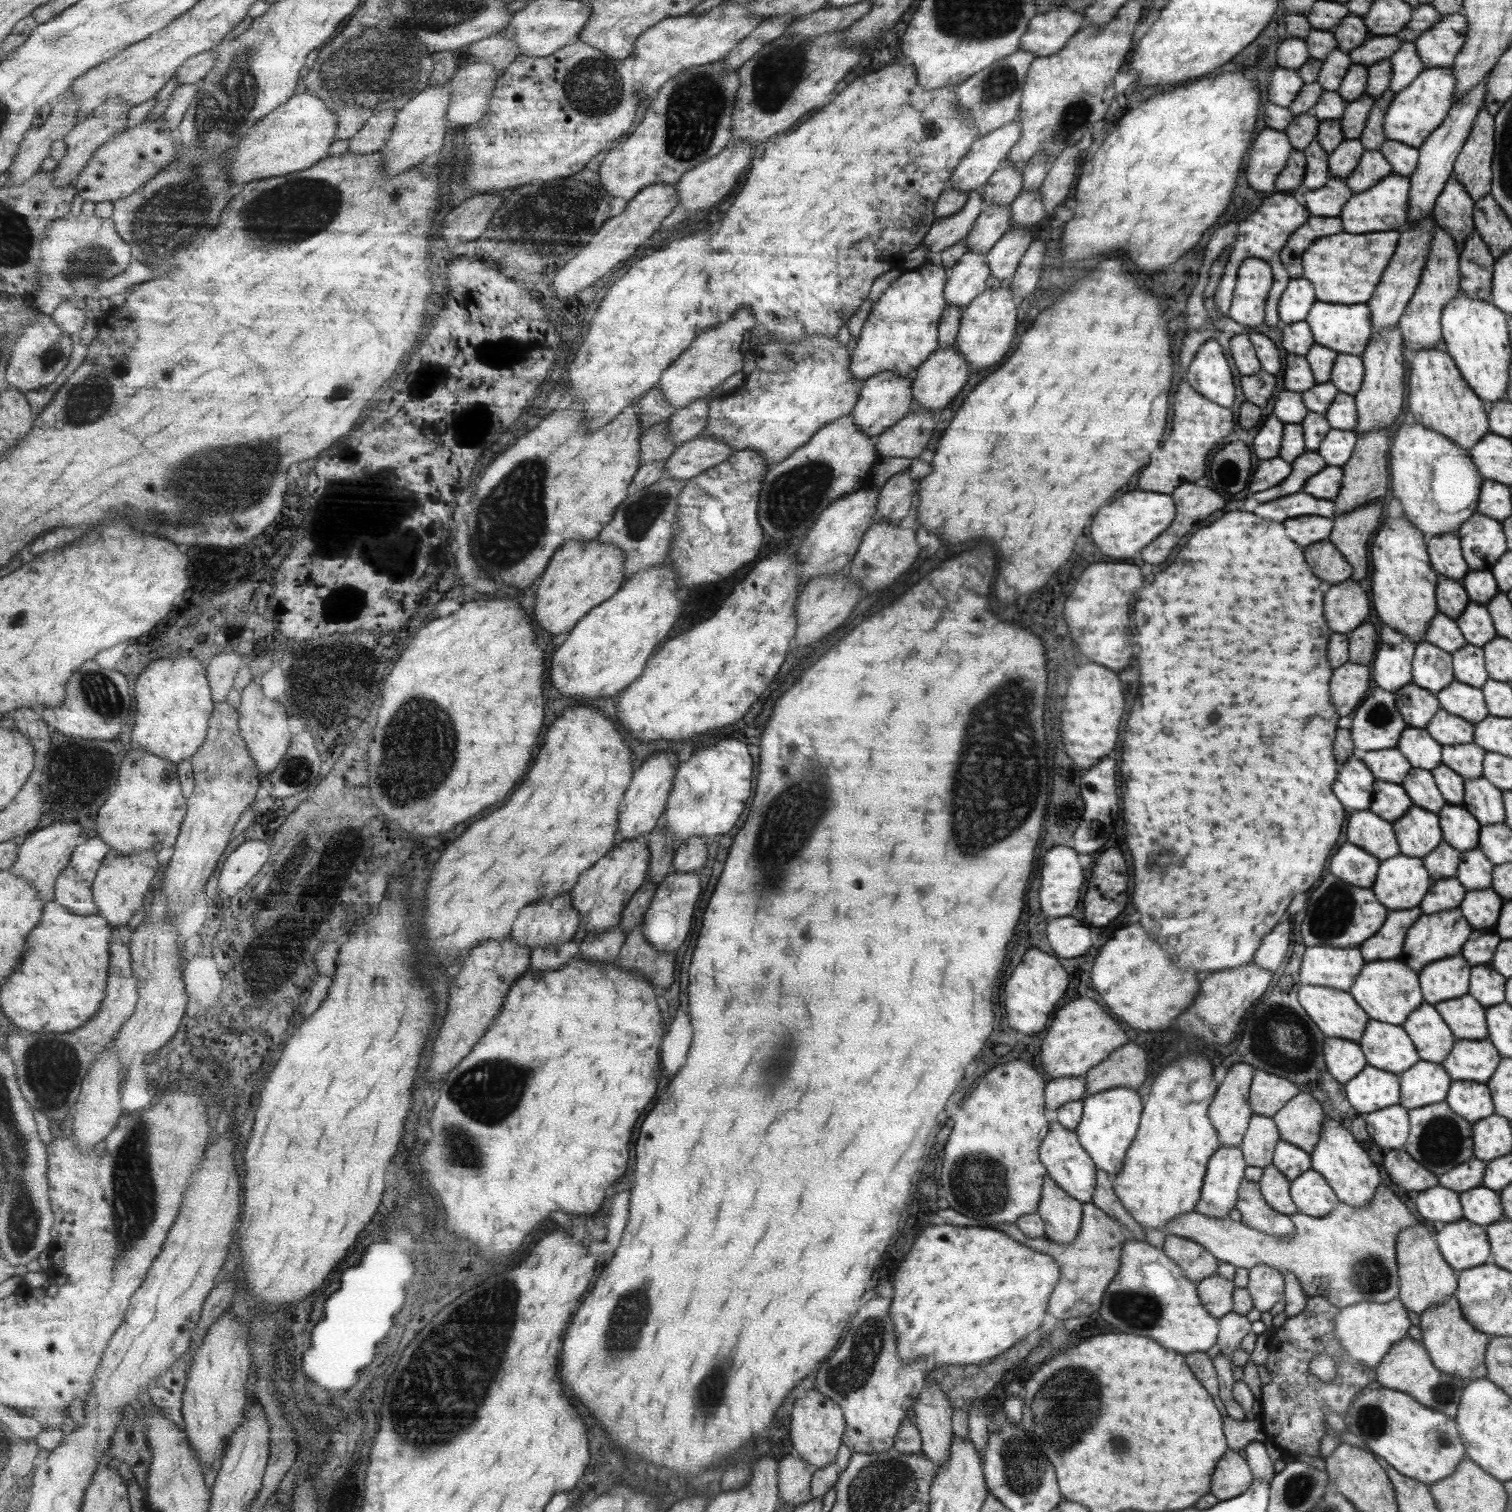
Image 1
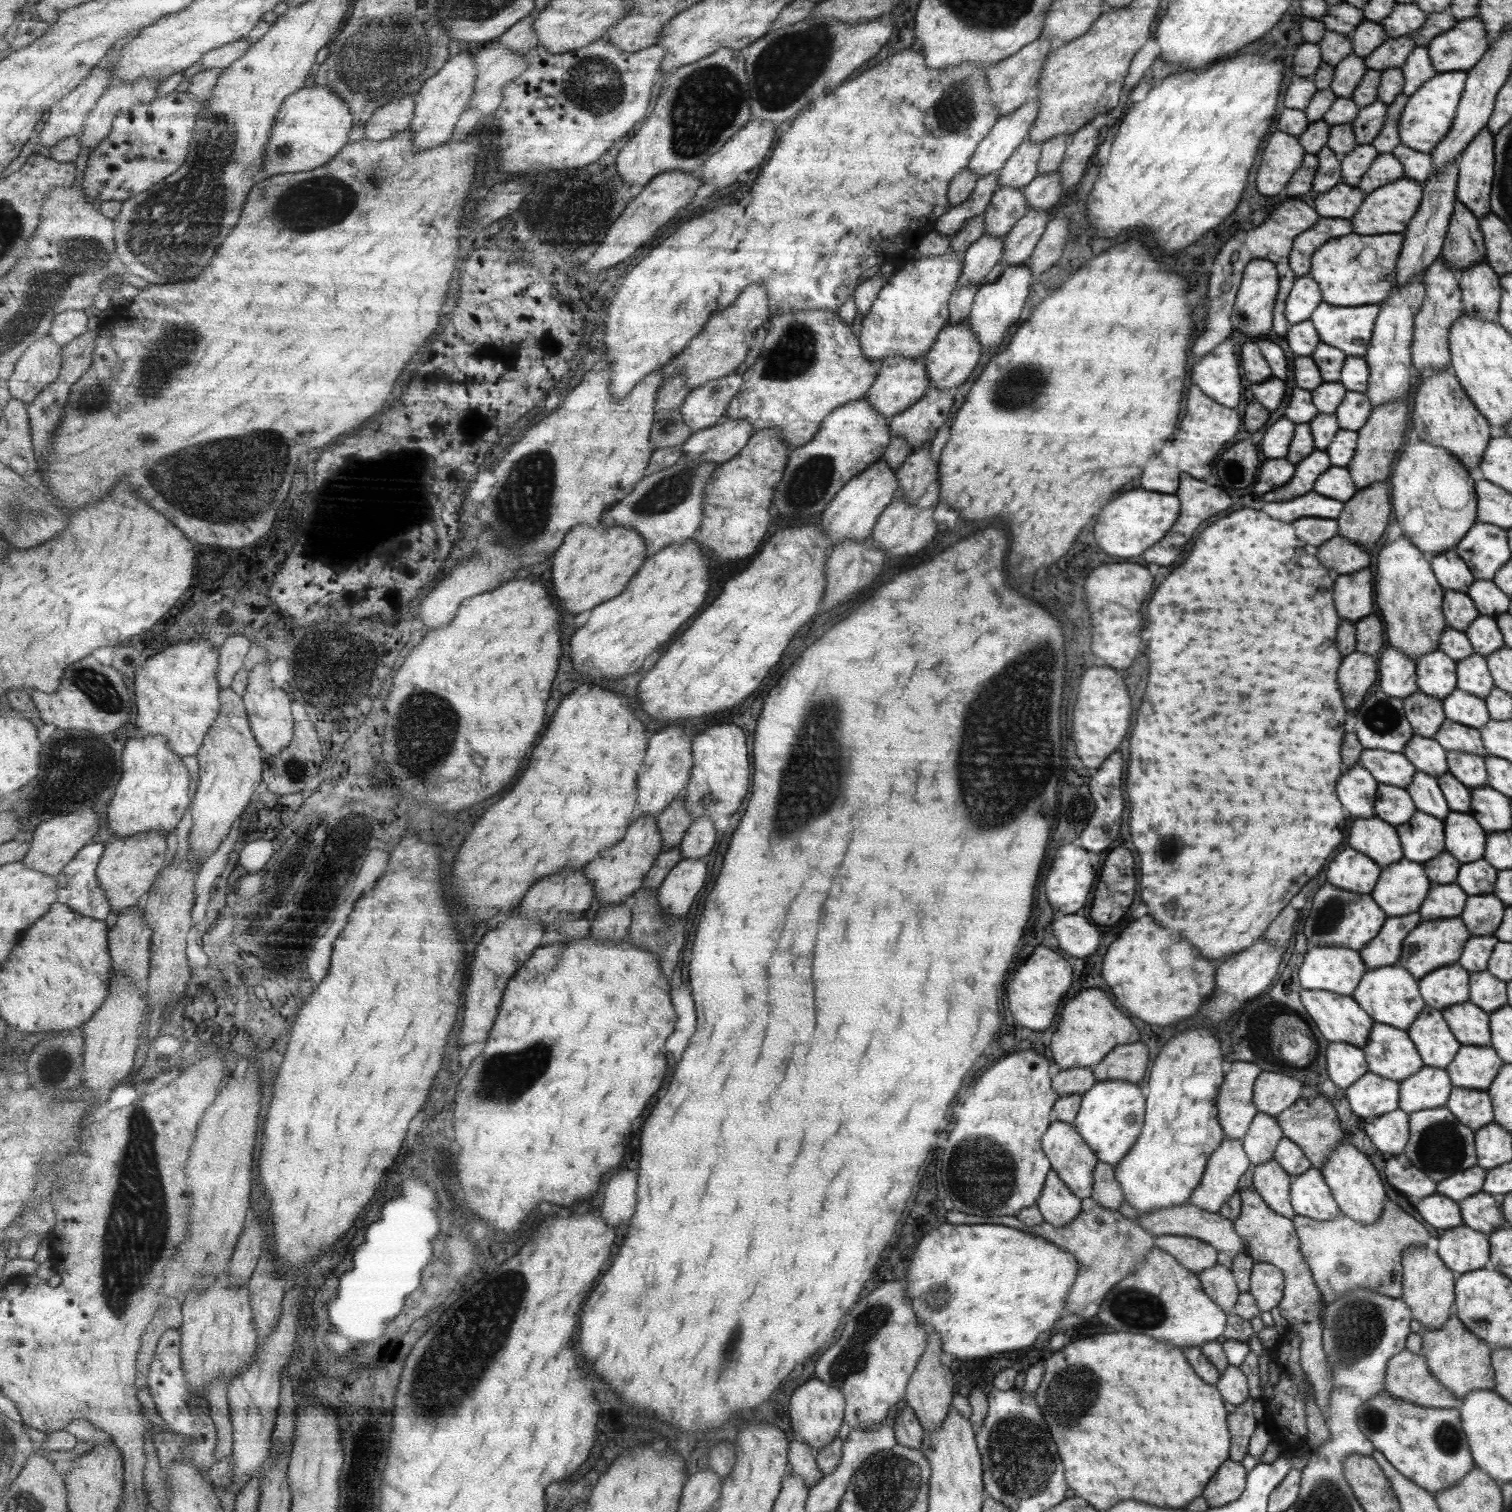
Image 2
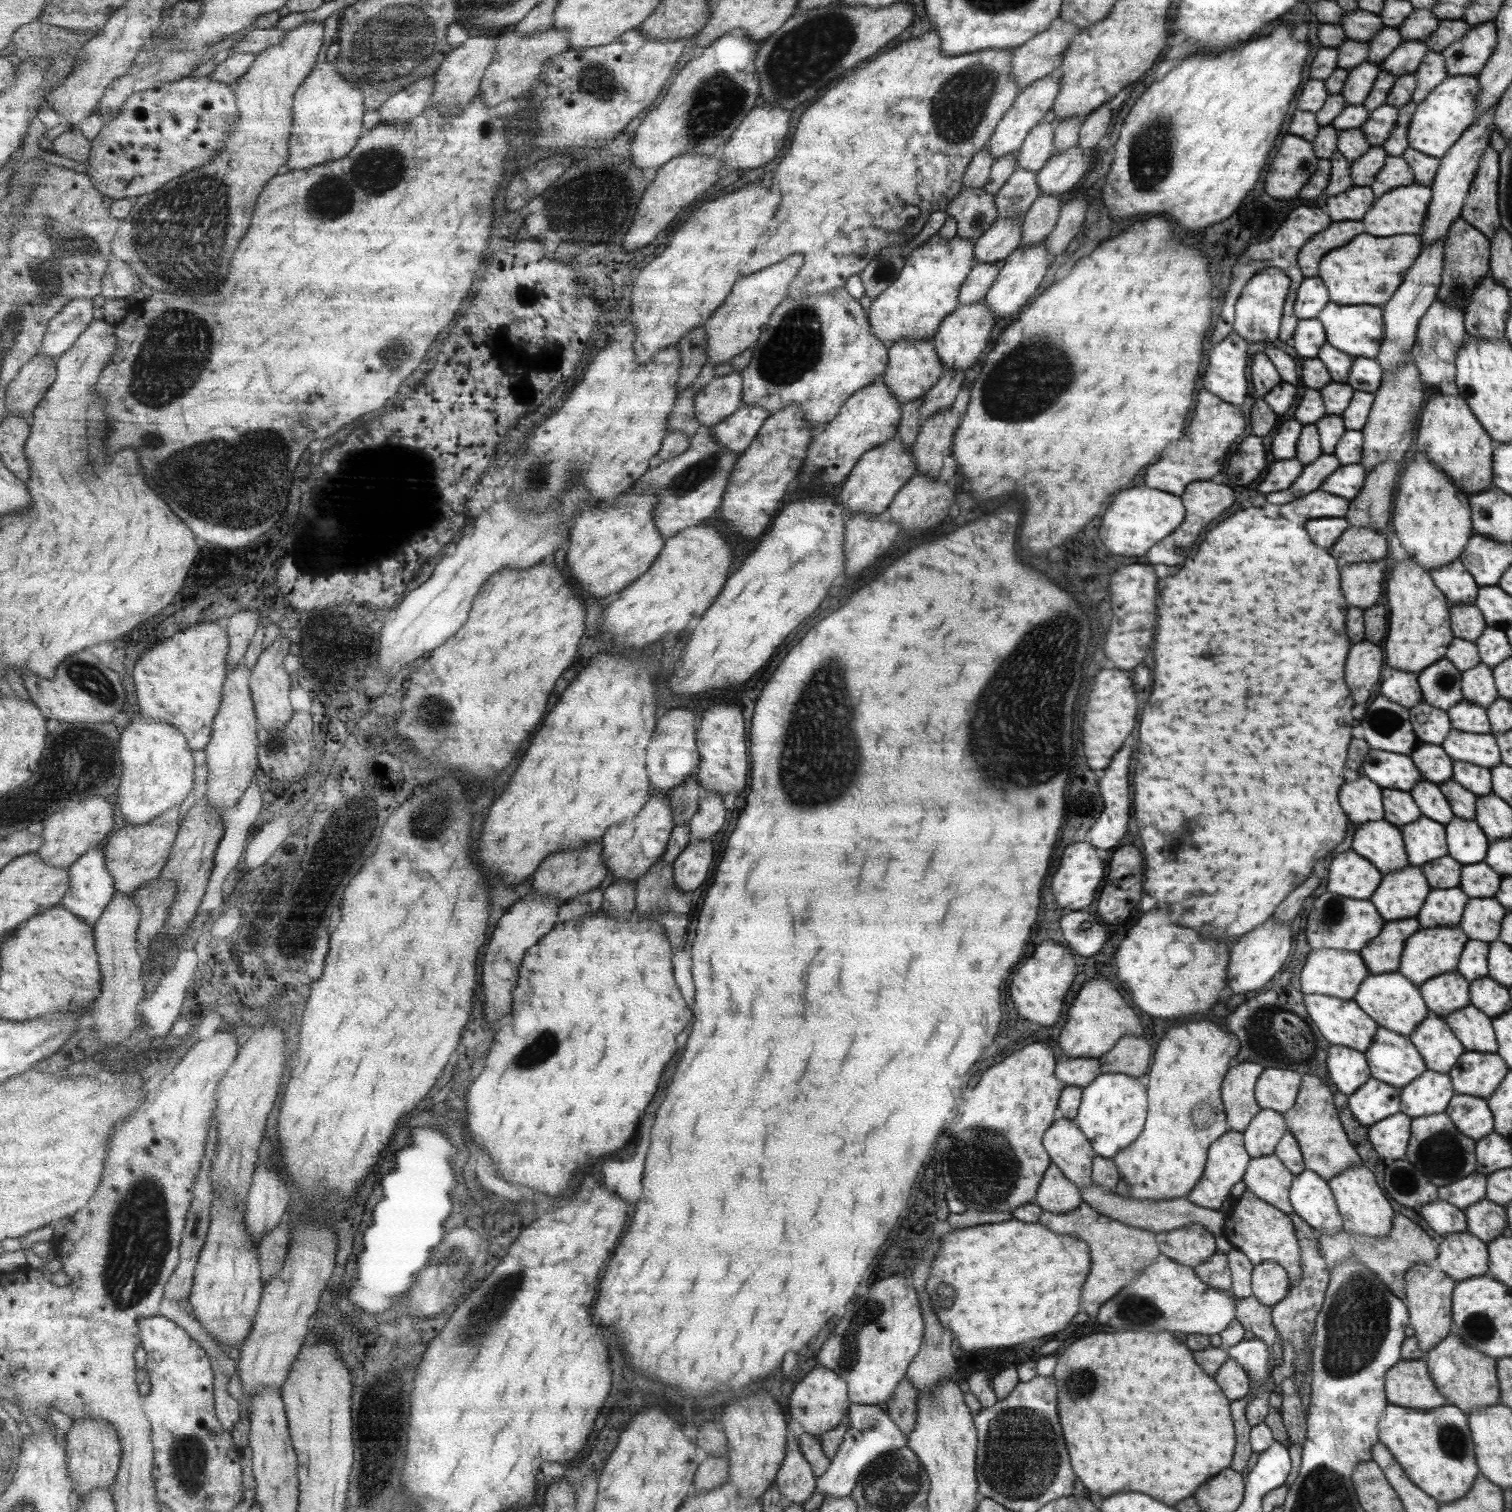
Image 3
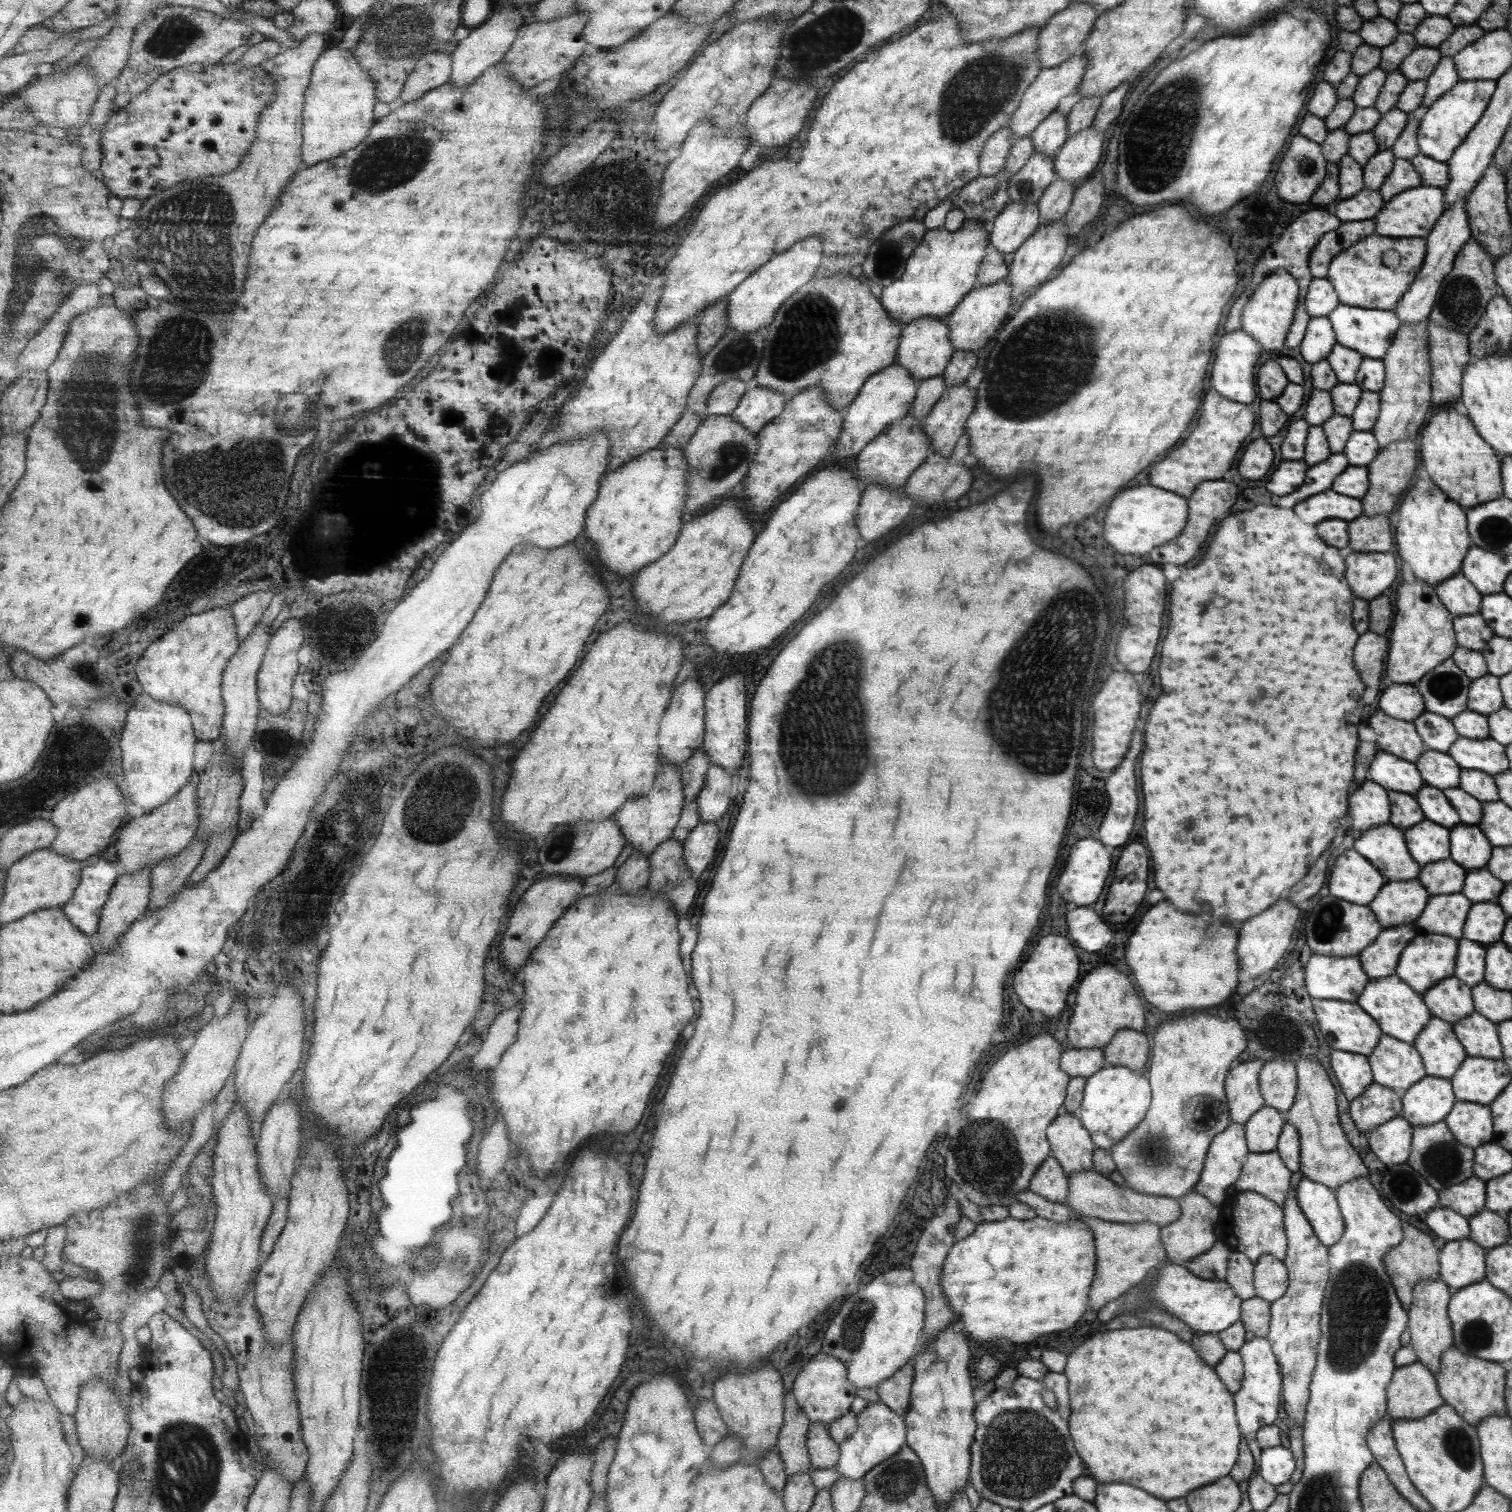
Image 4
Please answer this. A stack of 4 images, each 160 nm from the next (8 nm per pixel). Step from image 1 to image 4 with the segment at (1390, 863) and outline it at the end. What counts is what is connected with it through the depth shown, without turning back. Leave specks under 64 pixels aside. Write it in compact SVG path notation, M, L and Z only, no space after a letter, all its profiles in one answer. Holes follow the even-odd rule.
M1417 880L1411 882L1387 882L1385 890L1377 894L1377 902L1369 909L1381 926L1403 926L1413 923L1427 904L1427 892Z

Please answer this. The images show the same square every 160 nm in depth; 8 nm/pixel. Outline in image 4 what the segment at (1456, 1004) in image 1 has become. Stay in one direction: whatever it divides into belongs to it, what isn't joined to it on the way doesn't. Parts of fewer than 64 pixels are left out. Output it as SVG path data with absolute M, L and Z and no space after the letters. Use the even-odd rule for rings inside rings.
M1473 1012L1452 1023L1452 1029L1468 1056L1502 1060L1499 1027L1484 1015Z

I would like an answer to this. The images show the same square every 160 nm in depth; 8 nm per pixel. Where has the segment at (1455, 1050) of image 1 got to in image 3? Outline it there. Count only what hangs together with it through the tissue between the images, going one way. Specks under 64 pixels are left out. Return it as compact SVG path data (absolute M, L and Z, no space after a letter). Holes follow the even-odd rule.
M1464 1051L1448 1072L1455 1094L1488 1100L1508 1074L1508 1065L1497 1053Z

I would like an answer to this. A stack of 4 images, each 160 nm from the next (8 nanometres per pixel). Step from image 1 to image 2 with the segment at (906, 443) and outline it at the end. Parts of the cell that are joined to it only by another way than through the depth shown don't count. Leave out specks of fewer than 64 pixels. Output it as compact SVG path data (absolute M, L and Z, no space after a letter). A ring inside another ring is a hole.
M929 387L919 401L902 410L896 417L889 418L888 427L892 435L903 437L911 447L911 452L922 447L923 443L929 443L934 439L936 430L945 422L949 408L953 404L953 392L941 390L937 387Z

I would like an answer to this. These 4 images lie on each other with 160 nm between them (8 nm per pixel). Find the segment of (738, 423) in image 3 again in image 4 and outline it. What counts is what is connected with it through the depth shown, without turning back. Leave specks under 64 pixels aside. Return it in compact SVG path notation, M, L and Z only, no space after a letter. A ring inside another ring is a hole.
M749 384L730 415L741 423L745 430L757 434L772 418L778 416L786 401L787 398L780 392Z

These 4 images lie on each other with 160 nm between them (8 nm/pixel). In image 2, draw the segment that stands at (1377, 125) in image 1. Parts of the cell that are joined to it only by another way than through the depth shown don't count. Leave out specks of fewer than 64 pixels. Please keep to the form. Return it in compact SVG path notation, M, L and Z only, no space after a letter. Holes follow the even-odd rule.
M1403 93L1398 94L1395 100L1387 105L1383 126L1370 146L1379 153L1392 153L1400 144L1399 122L1404 106L1408 104L1409 97Z

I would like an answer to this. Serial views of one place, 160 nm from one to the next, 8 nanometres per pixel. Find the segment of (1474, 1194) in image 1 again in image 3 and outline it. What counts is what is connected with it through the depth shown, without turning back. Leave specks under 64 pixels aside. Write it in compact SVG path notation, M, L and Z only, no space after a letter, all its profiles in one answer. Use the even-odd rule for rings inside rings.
M1488 1198L1480 1200L1465 1208L1465 1218L1468 1218L1469 1235L1476 1236L1481 1242L1492 1242L1497 1236L1503 1236L1506 1210L1501 1205L1491 1202Z

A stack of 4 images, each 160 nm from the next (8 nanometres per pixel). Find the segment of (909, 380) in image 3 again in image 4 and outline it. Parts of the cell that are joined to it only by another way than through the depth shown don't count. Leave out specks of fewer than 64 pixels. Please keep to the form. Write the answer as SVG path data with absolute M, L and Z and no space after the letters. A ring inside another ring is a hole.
M921 317L916 321L909 321L902 327L895 363L908 370L915 382L943 374L955 352L948 334L945 318Z

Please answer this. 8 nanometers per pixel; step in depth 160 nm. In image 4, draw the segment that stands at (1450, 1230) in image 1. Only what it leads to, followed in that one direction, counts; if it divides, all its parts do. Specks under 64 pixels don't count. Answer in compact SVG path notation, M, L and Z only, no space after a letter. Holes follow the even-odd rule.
M1470 1239L1442 1243L1440 1252L1440 1280L1451 1289L1483 1280L1487 1272L1487 1257L1480 1244Z

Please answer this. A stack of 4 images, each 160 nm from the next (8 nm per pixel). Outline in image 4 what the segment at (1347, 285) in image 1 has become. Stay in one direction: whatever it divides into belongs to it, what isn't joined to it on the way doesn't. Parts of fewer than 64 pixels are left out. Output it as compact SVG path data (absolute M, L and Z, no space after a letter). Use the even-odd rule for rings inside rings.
M1369 236L1363 242L1353 244L1345 252L1337 254L1329 263L1326 280L1331 284L1341 304L1364 309L1393 310L1407 292L1416 275L1420 273L1427 242L1424 238L1385 238ZM1385 250L1395 250L1399 254L1399 266L1395 270L1385 268L1381 254Z

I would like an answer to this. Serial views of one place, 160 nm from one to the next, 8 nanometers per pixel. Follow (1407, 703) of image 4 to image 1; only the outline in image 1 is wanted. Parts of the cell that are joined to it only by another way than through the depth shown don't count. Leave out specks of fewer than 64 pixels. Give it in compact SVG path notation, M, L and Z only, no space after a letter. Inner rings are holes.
M1382 624L1377 649L1371 668L1374 687L1397 693L1401 687L1412 683L1412 657L1416 644Z

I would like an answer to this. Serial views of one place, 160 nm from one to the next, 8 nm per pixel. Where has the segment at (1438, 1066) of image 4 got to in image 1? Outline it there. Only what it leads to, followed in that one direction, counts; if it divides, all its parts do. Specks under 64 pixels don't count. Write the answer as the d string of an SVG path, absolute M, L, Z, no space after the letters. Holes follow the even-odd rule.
M1423 1003L1409 1013L1403 1029L1412 1039L1420 1060L1441 1064L1452 1050L1455 1036L1434 1005Z

